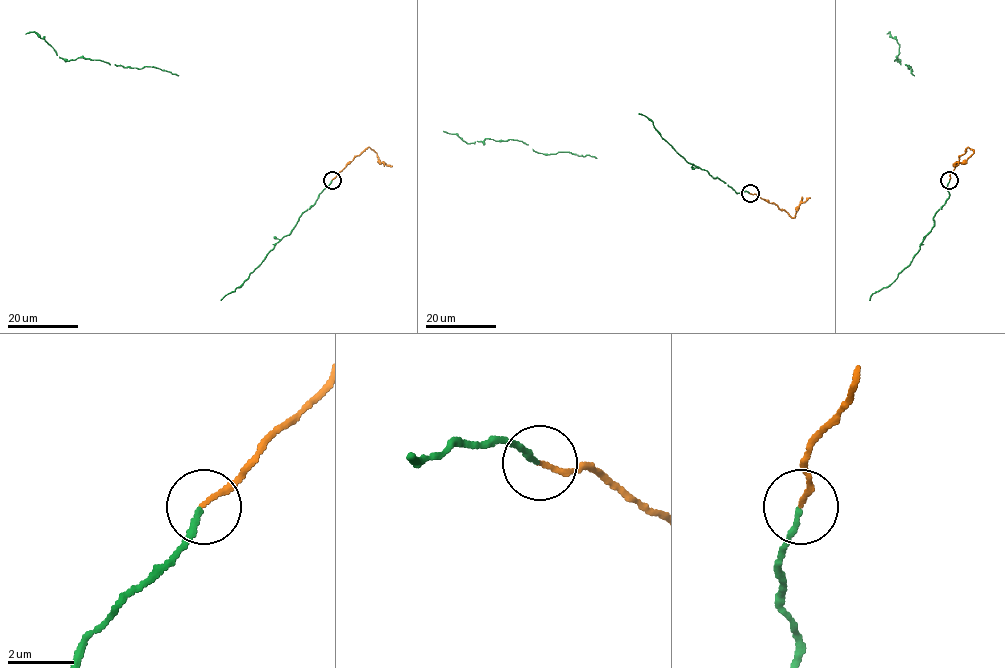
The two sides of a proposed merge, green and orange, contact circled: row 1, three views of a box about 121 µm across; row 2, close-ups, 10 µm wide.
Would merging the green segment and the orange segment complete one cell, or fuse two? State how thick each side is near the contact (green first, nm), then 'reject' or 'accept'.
160/140 nm | reject

